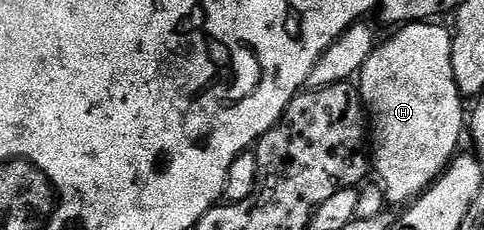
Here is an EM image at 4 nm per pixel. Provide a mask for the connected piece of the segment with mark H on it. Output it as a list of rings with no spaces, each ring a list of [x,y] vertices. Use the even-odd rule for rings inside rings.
[[[432,21],[427,22],[410,22],[398,29],[396,32],[393,32],[393,35],[390,36],[389,39],[382,41],[380,44],[376,46],[375,49],[371,52],[371,56],[367,56],[367,64],[363,64],[363,68],[361,69],[361,73],[359,75],[359,89],[361,92],[361,100],[365,103],[365,109],[367,111],[368,117],[371,119],[371,170],[375,175],[377,173],[376,181],[379,183],[381,190],[385,193],[386,203],[397,205],[397,208],[404,207],[406,204],[413,201],[414,198],[420,198],[422,194],[425,193],[426,190],[429,189],[430,186],[433,185],[434,182],[440,178],[441,174],[444,172],[445,167],[449,165],[450,162],[453,161],[455,155],[458,153],[459,147],[457,145],[461,142],[461,134],[466,133],[467,130],[467,106],[464,106],[463,97],[461,95],[459,87],[456,86],[456,72],[452,70],[452,40],[453,34],[448,30],[445,31],[443,27],[437,26],[441,24],[434,24]]]

